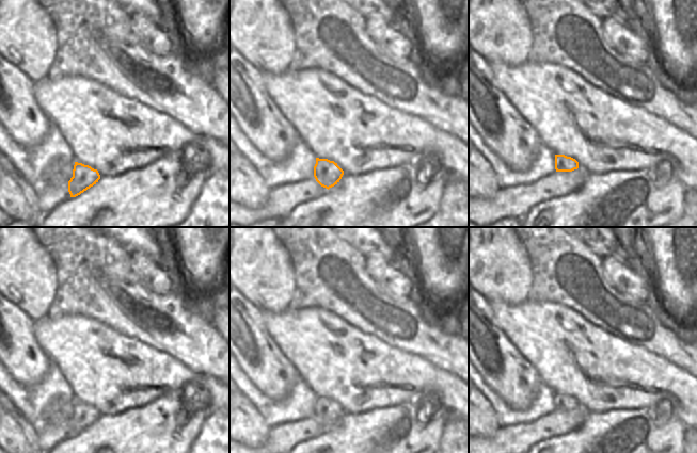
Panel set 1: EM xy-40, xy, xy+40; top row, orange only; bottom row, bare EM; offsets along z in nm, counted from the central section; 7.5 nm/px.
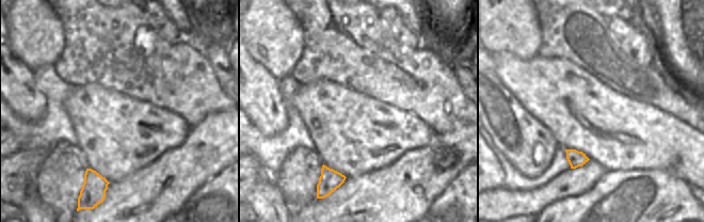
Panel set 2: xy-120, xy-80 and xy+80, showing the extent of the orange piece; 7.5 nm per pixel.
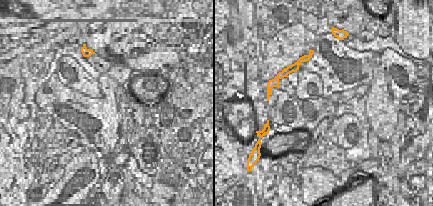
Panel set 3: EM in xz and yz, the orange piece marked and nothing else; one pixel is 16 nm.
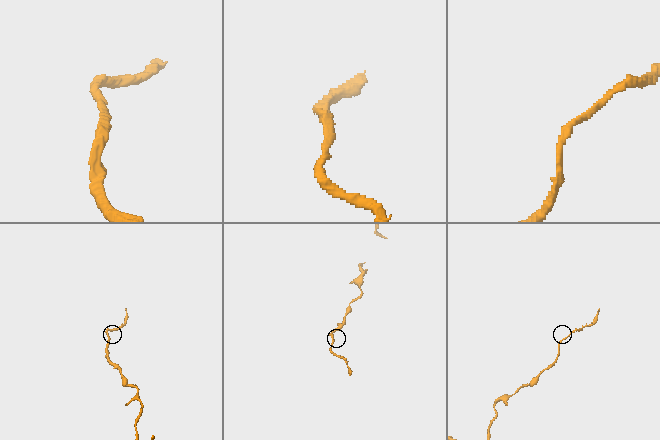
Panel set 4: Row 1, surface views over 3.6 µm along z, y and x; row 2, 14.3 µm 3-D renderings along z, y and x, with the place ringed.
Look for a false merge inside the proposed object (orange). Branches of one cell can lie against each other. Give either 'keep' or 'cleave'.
cleave

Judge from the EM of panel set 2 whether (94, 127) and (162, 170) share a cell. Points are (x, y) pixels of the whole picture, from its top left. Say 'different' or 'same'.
different

